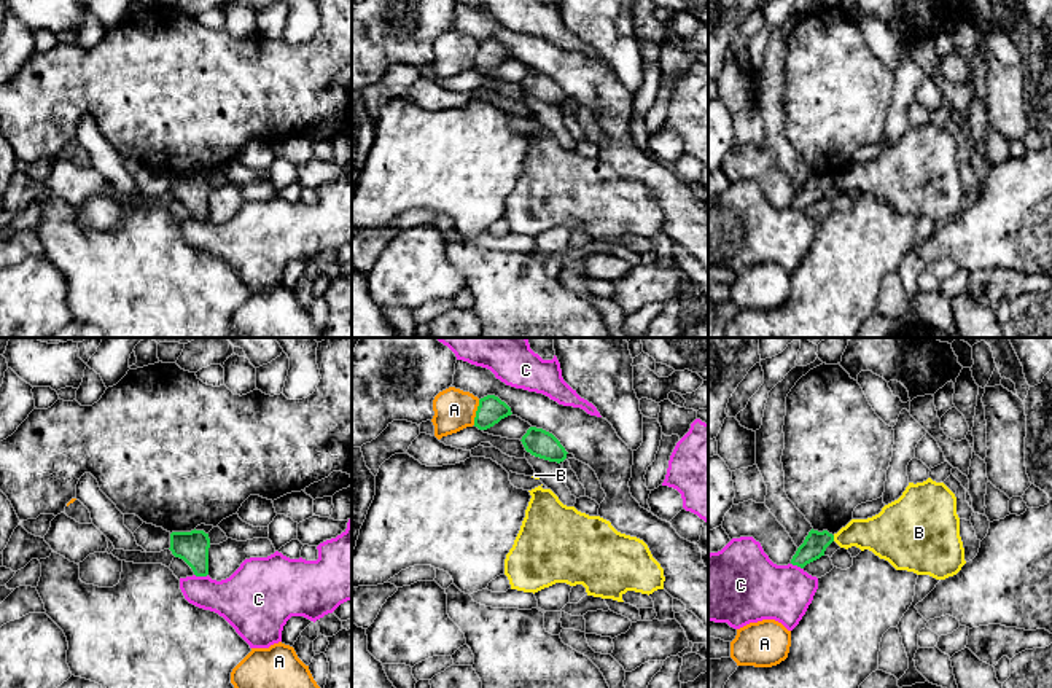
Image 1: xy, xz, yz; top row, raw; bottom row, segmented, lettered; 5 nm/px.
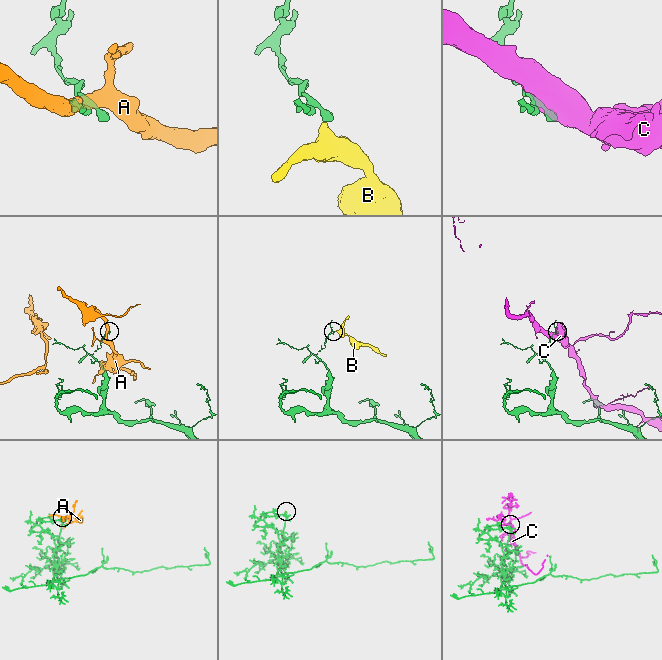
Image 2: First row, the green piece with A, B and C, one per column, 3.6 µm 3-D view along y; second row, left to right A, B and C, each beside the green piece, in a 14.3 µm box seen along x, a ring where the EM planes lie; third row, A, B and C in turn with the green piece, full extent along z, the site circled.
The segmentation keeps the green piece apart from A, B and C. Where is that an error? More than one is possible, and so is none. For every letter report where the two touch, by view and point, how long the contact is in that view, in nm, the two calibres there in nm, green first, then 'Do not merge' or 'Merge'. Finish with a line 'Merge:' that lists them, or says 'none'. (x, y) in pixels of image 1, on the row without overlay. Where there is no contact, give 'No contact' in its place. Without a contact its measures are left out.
A: Touches green at xz (476, 56). Shared border 130 nm. Thickness 140 nm (green) against 200 nm. Do not merge
B: Touches green at yz (833, 182). Shared border 30 nm. Thickness 120 nm (green) against 200 nm. Do not merge
C: Touches green at xy (201, 218). Shared border 70 nm. Thickness 160 nm (green) against 280 nm. Do not merge
Merge: none

